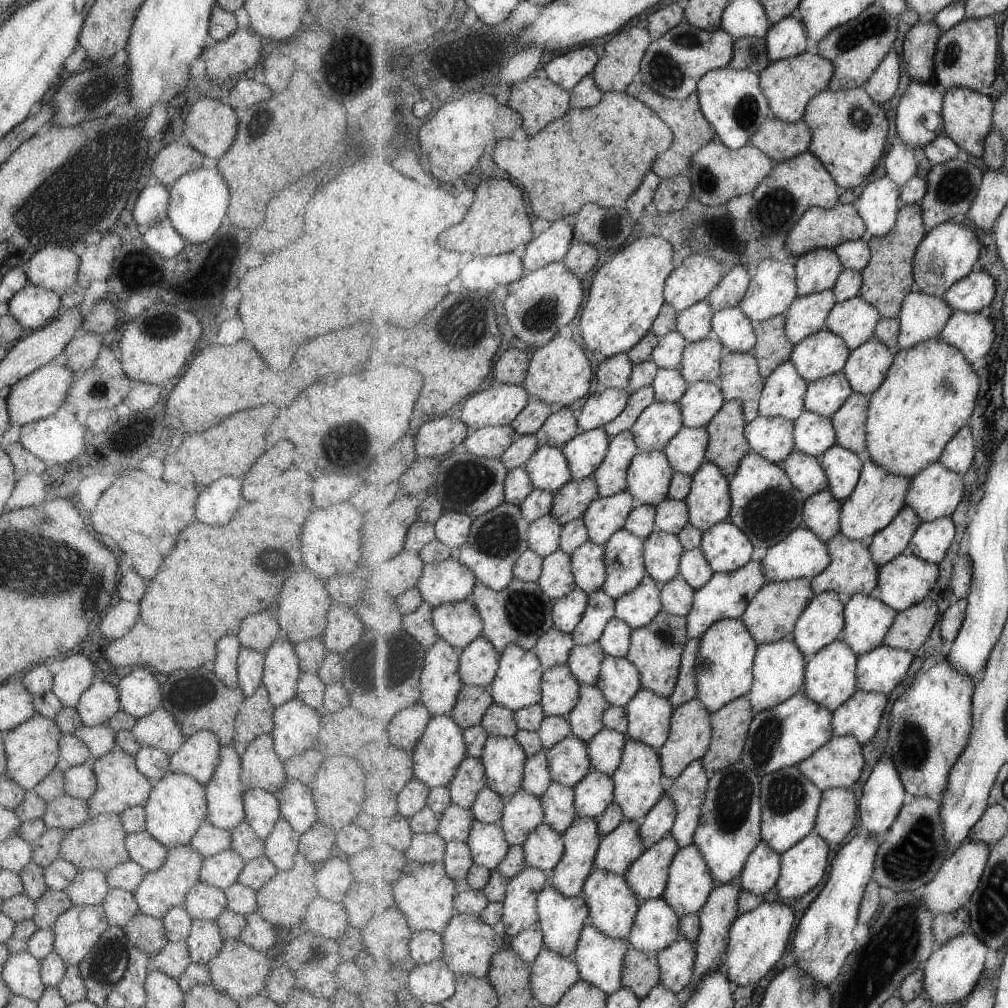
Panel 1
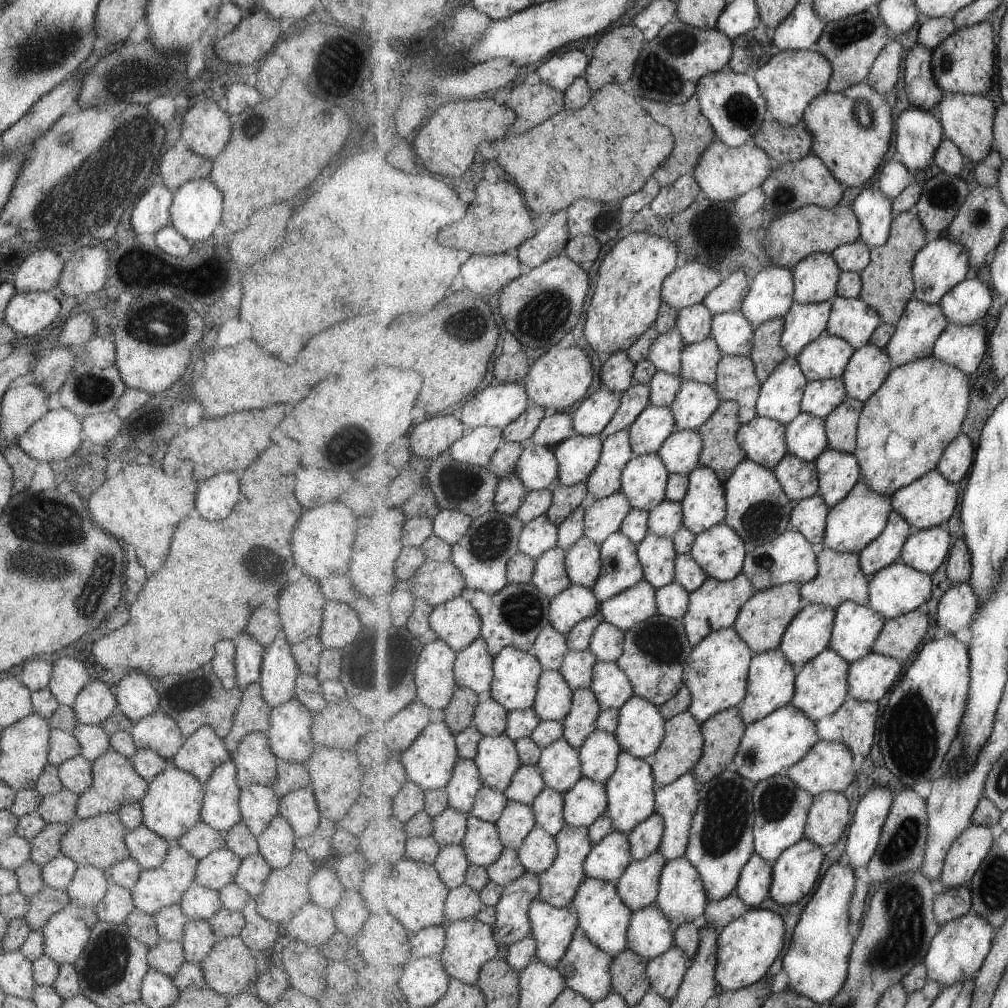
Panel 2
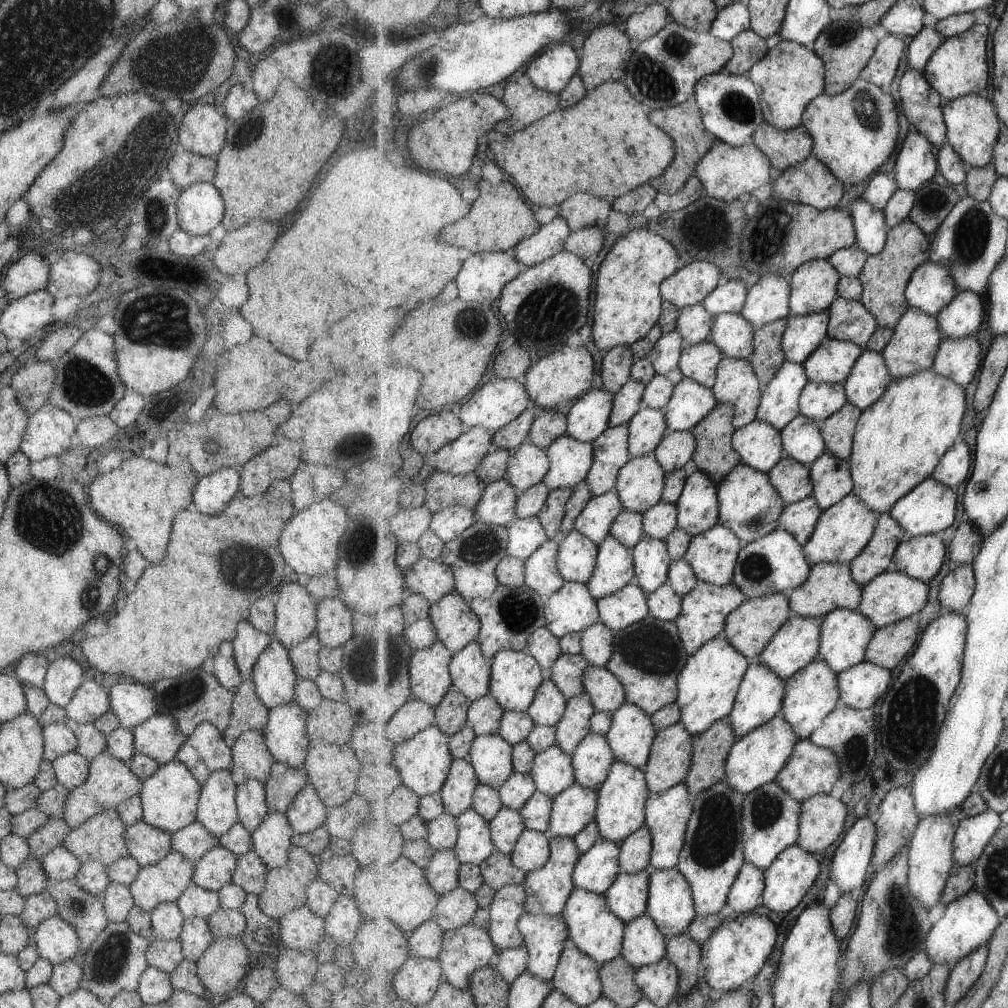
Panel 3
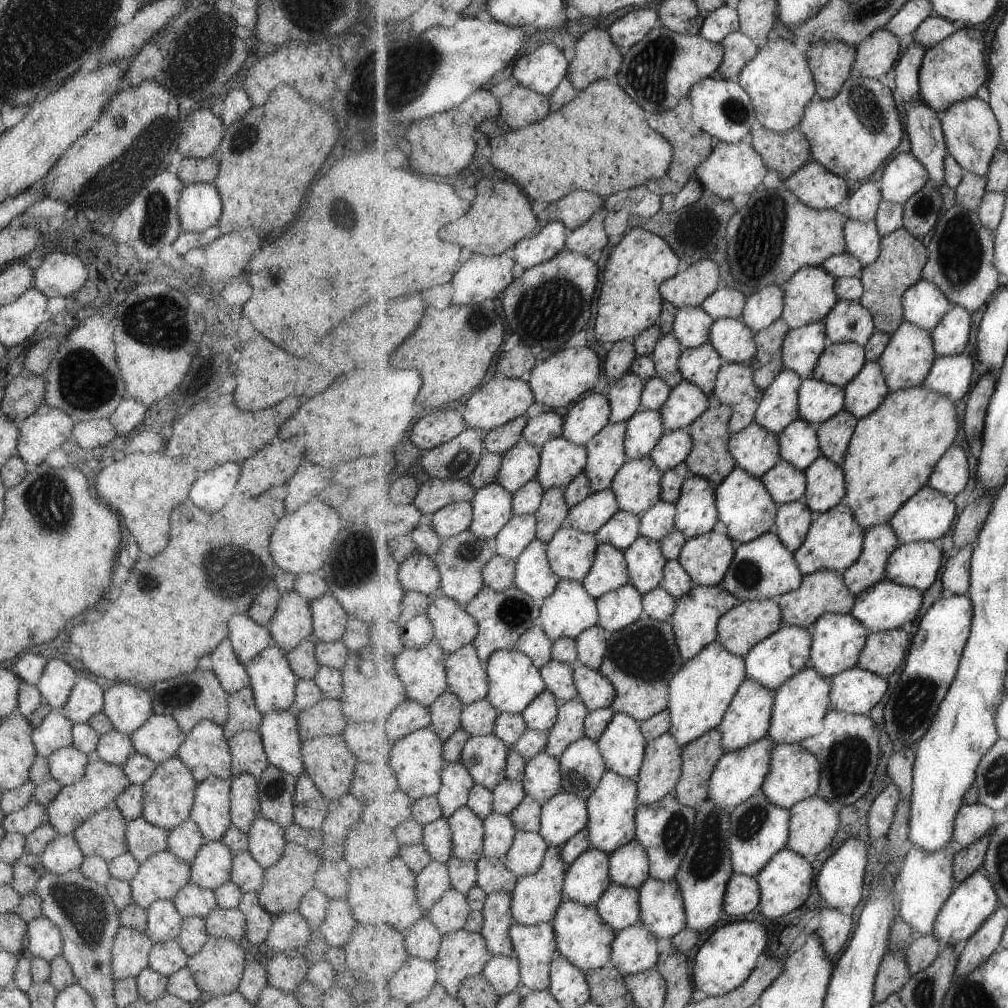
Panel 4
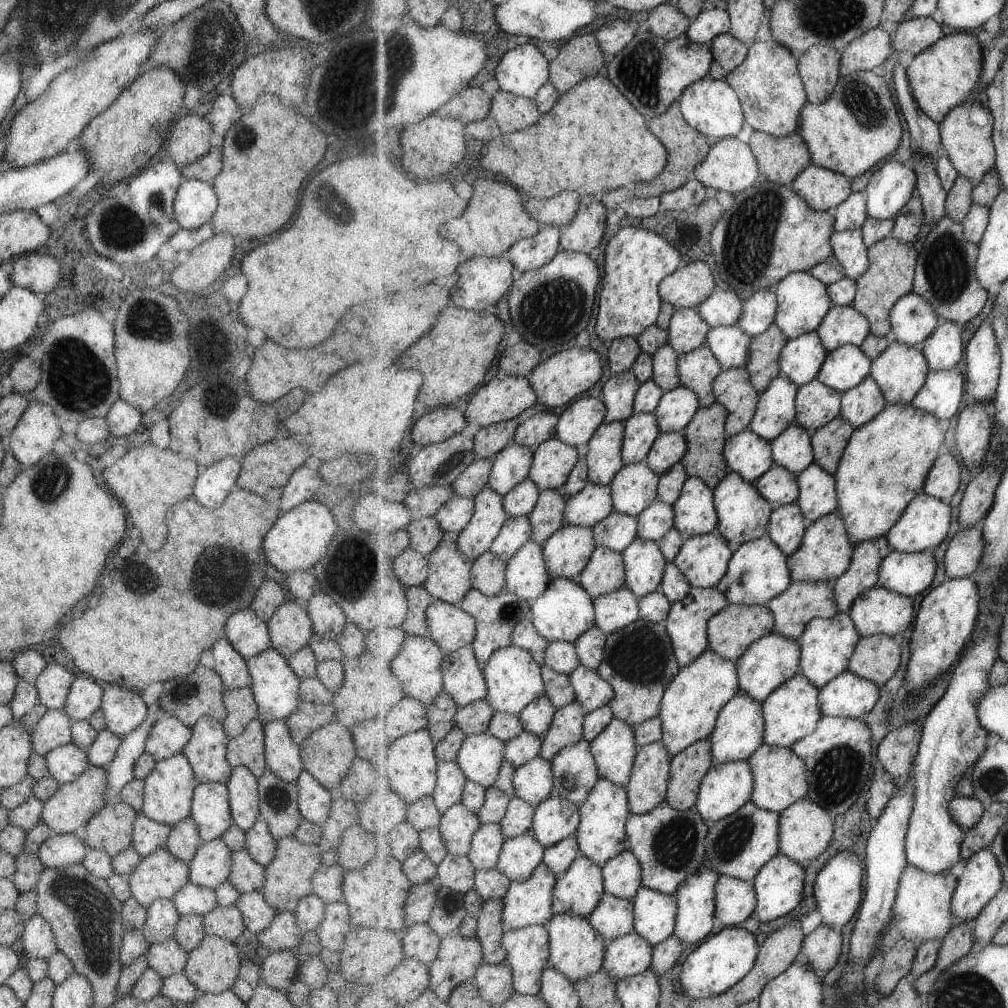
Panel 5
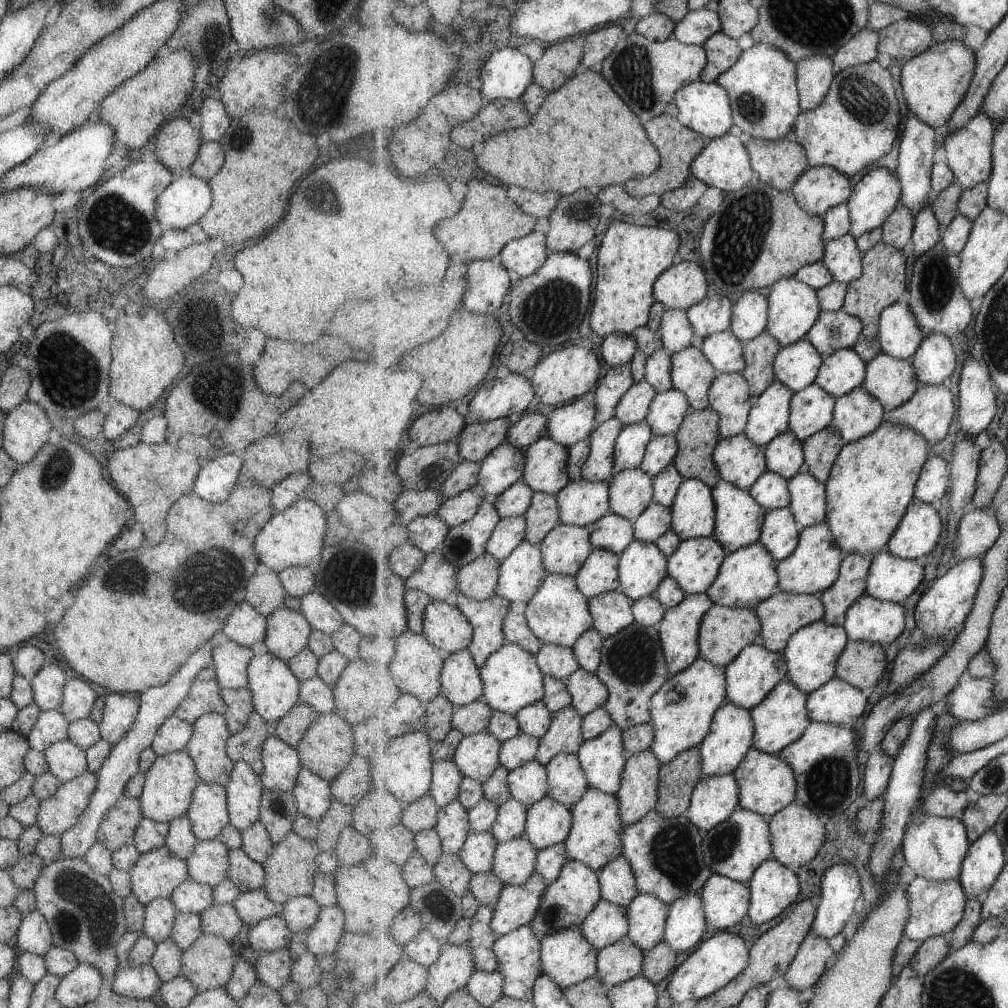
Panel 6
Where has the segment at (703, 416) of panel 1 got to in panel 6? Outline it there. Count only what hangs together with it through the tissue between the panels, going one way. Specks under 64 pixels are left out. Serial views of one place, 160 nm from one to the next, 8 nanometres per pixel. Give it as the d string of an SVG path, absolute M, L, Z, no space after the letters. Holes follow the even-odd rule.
M673 388L655 397L645 421L656 435L675 435L690 411L687 395Z

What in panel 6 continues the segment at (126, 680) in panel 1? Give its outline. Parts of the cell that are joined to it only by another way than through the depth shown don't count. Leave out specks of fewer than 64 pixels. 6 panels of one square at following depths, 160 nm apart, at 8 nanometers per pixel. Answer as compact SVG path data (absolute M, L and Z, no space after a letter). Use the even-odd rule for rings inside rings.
M107 693L104 697L101 718L98 722L100 738L114 745L129 730L138 711L137 697Z

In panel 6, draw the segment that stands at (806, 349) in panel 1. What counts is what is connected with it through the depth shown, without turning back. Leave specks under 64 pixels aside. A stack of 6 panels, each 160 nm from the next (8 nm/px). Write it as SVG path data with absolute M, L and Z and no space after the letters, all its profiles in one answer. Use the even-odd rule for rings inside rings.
M853 348L841 349L824 359L816 383L835 398L864 384L868 363Z

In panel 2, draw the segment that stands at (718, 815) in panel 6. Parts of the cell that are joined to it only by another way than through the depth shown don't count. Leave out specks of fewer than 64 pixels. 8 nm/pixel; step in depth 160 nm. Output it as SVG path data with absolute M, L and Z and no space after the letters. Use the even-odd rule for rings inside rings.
M791 703L746 727L745 736L730 769L758 783L776 774L785 773L803 760L821 740L816 722Z

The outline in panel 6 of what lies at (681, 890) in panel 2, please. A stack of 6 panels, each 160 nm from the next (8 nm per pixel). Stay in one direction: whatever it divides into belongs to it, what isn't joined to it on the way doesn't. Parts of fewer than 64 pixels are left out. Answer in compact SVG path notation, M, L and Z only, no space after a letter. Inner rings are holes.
M639 893L628 906L628 938L643 951L664 941L670 905L653 895Z

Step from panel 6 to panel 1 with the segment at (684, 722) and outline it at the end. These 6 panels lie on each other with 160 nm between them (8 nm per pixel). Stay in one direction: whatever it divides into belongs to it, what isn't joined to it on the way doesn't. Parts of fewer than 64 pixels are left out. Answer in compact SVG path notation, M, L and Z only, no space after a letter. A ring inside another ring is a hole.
M725 619L716 622L702 636L702 647L697 664L698 696L710 713L716 713L736 698L751 692L754 685L754 662L758 642L742 619Z

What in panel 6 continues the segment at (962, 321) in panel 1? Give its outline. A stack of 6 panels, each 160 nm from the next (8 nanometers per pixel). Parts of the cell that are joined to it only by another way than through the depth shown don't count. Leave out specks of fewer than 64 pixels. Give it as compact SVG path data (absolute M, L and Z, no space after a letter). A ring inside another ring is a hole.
M922 384L909 402L892 412L889 420L912 426L935 444L949 434L957 411L955 396L946 384Z

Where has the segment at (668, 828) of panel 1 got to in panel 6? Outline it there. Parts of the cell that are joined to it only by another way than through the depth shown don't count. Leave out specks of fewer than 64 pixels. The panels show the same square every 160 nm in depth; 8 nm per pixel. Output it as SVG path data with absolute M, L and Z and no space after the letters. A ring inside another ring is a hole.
M624 854L612 860L599 874L602 894L613 904L628 907L640 893L636 871Z

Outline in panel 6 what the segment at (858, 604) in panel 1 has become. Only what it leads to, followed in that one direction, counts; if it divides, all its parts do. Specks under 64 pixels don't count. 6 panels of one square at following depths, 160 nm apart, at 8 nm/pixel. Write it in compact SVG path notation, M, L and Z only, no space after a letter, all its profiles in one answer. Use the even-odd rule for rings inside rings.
M824 620L804 626L793 635L783 651L788 662L790 679L808 695L820 689L836 676L837 663L849 641L850 638L844 626L833 626Z

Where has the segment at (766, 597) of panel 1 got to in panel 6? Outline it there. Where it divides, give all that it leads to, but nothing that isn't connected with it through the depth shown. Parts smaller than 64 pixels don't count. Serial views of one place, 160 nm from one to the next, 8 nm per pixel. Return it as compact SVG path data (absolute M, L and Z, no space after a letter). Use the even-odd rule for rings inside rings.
M713 605L703 617L700 628L700 656L726 667L740 652L761 638L762 622L756 609Z

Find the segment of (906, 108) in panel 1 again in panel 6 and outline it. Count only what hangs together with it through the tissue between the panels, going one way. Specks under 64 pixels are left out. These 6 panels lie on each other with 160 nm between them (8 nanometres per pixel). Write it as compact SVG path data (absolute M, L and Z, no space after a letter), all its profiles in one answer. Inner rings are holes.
M878 168L867 173L855 186L850 202L851 233L855 238L882 227L902 202L902 184L887 168Z

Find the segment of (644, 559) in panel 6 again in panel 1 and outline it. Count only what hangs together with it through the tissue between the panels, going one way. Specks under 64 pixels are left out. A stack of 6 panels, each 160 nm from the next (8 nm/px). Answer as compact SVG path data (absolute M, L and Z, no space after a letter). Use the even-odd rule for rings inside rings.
M657 528L644 539L647 575L665 585L680 574L680 562L686 551L678 535Z

